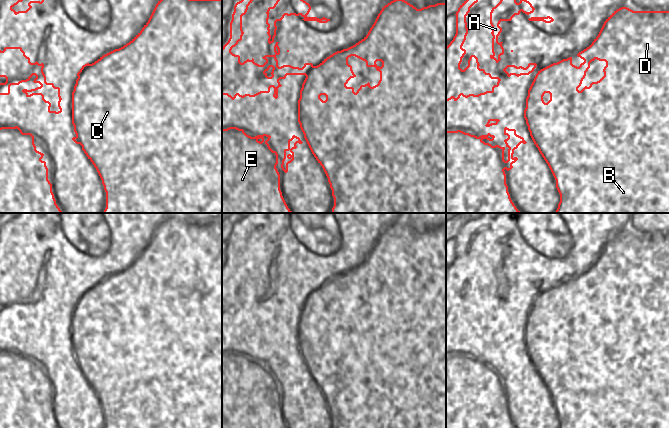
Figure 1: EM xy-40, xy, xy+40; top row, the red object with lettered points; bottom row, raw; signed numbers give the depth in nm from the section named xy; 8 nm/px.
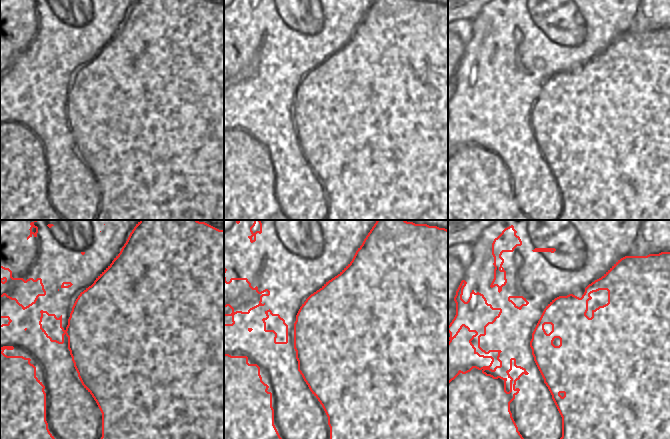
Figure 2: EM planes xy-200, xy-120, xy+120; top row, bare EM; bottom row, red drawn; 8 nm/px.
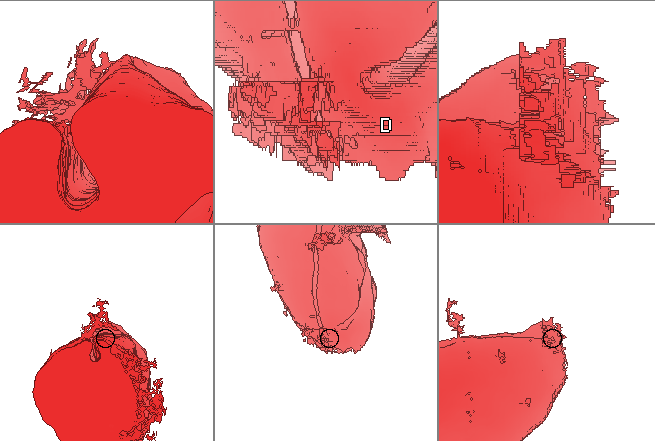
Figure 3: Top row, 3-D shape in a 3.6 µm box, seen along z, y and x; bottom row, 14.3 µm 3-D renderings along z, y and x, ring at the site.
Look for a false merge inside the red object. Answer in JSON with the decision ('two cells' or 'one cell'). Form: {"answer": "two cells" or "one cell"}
{"answer": "one cell"}

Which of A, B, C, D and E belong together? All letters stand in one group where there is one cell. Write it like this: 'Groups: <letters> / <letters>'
Groups: A B C D E.

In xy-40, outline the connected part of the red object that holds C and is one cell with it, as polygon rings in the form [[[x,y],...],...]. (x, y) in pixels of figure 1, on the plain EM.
[[[167,219],[156,228],[148,246],[126,269],[115,273],[92,288],[85,288],[77,297],[72,316],[72,348],[76,358],[72,364],[82,370],[82,374],[96,392],[106,416],[106,428],[222,428],[222,223],[189,223],[179,219]]]

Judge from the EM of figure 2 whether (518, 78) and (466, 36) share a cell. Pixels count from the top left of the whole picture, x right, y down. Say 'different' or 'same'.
different

